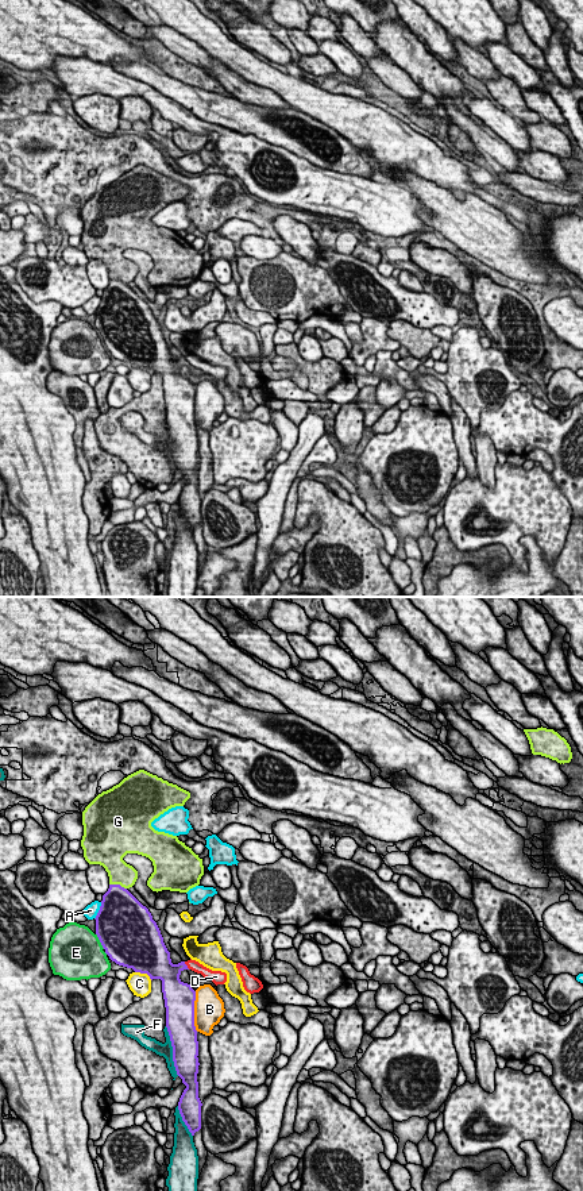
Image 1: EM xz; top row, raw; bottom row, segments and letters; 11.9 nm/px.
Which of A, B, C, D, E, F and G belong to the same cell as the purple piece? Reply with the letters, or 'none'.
none

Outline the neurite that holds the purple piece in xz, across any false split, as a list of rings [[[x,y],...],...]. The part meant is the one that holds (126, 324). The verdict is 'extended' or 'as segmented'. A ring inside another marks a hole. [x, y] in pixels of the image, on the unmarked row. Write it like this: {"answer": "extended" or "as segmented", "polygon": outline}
{"answer": "as segmented", "polygon": [[[109,280],[103,290],[100,305],[96,311],[96,329],[112,356],[132,363],[135,367],[147,369],[150,374],[162,375],[162,388],[166,402],[166,423],[173,442],[173,456],[177,470],[186,481],[178,505],[192,531],[201,524],[201,496],[198,493],[198,436],[194,421],[196,386],[184,378],[179,370],[189,365],[185,356],[173,359],[161,325],[151,308],[127,284],[120,280]]]}

